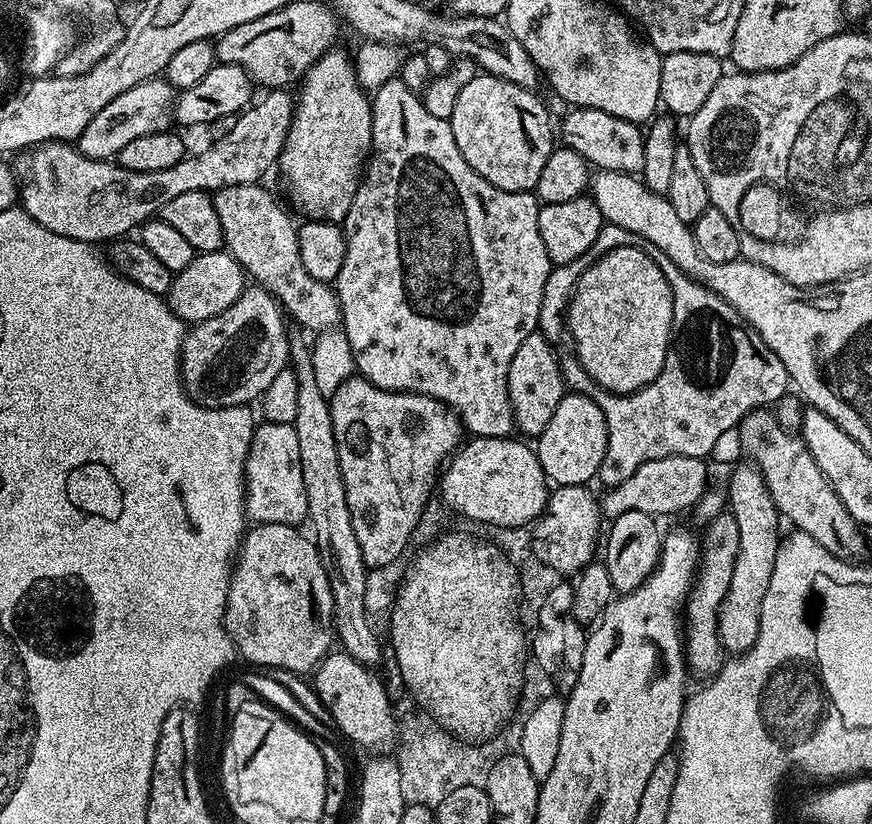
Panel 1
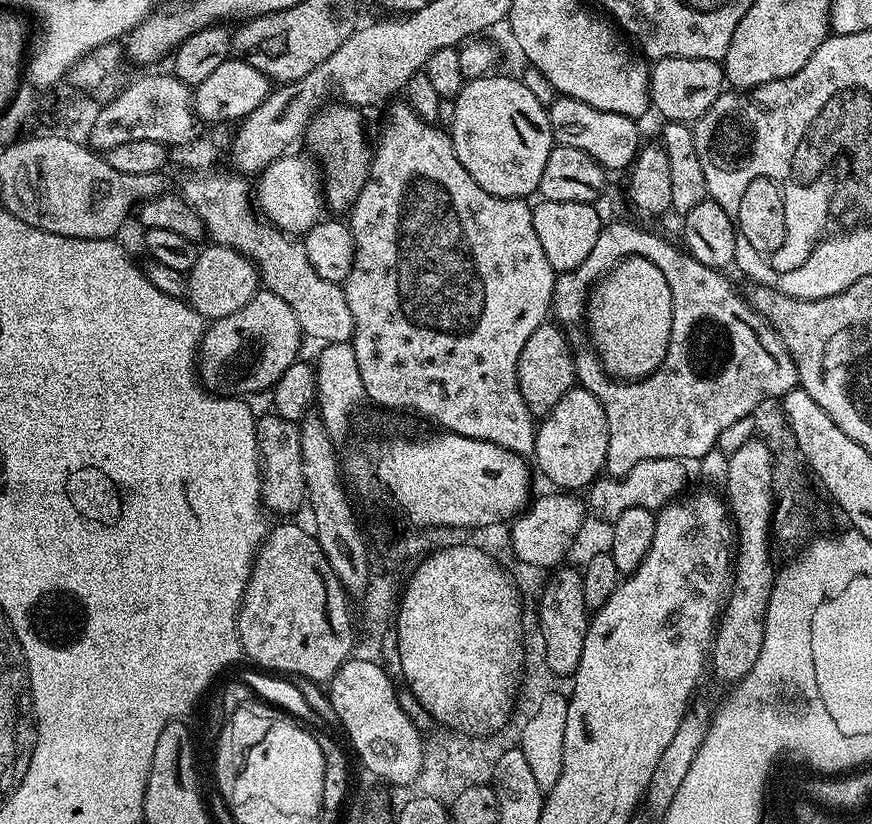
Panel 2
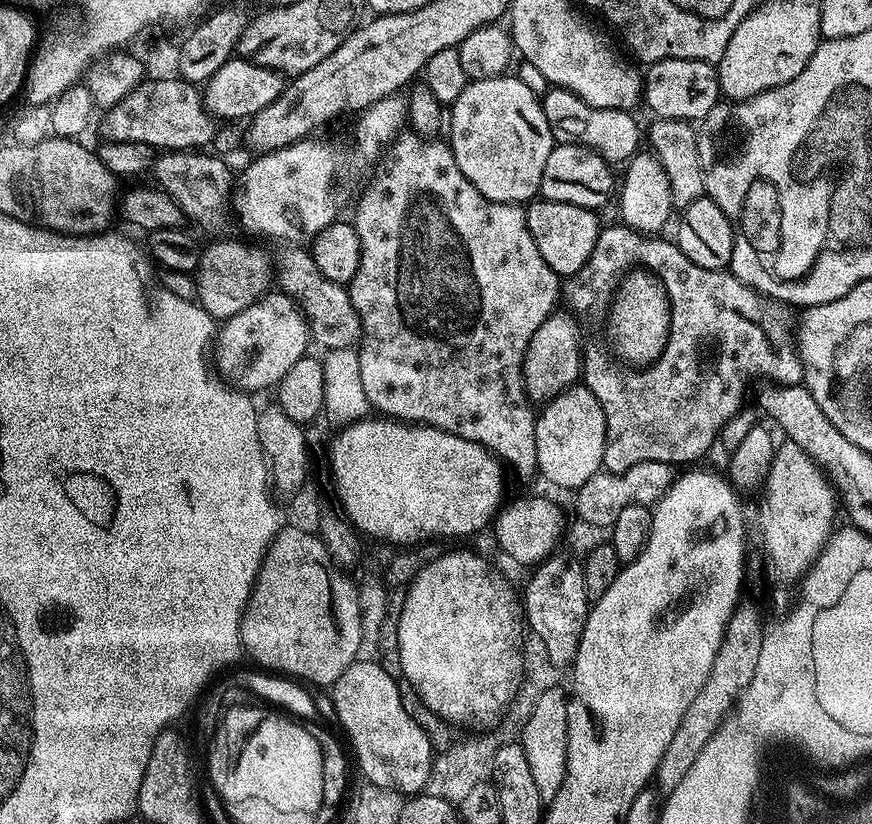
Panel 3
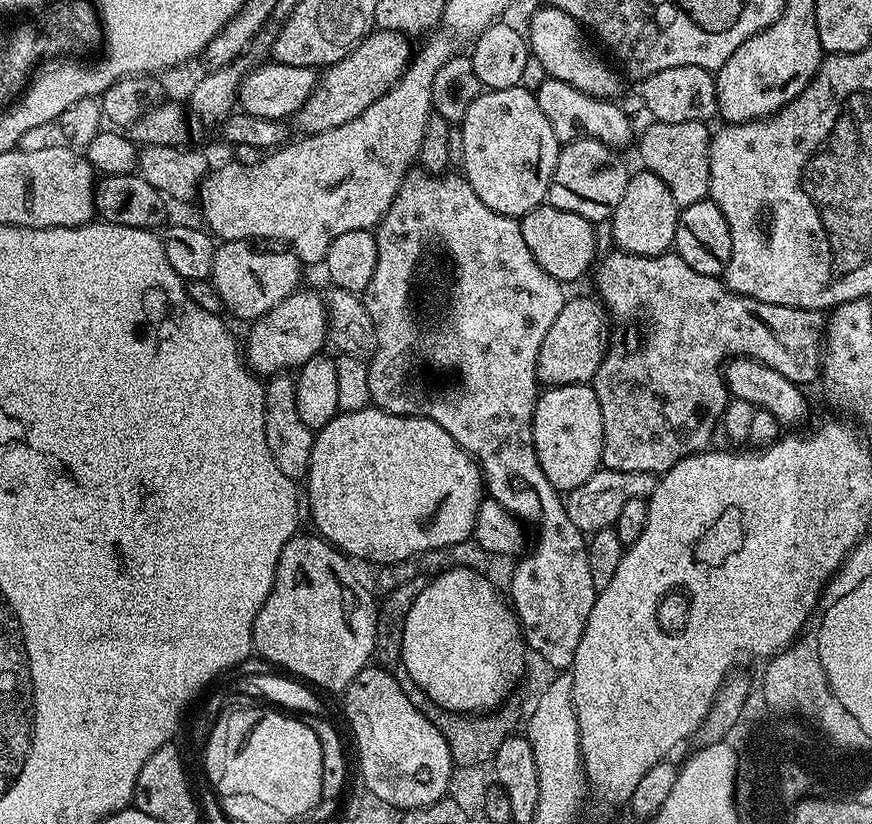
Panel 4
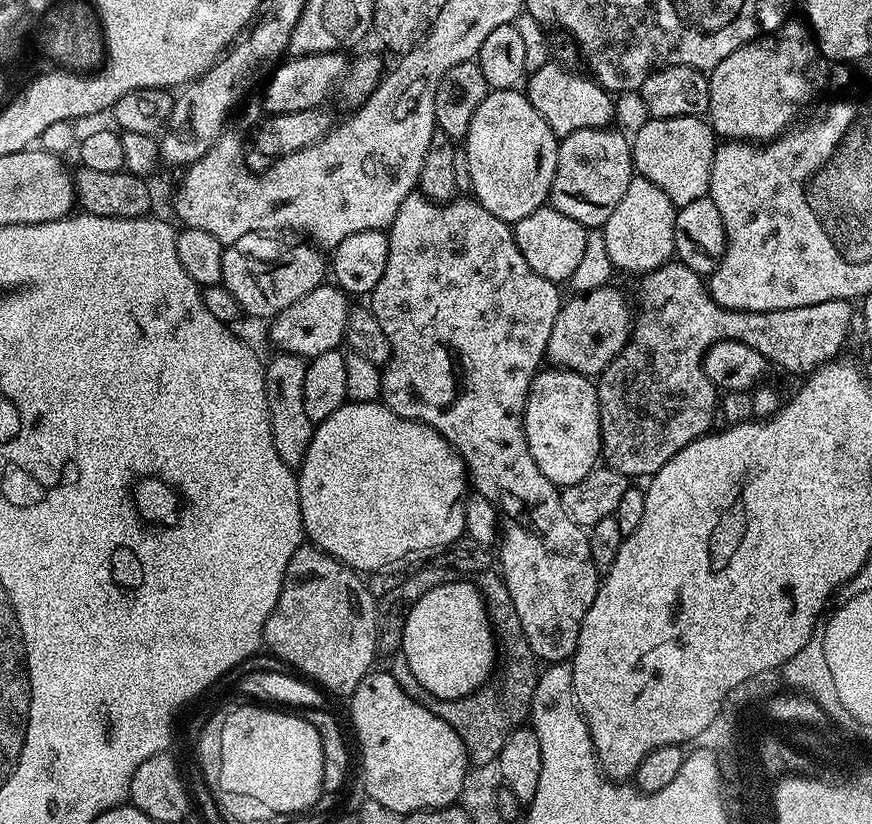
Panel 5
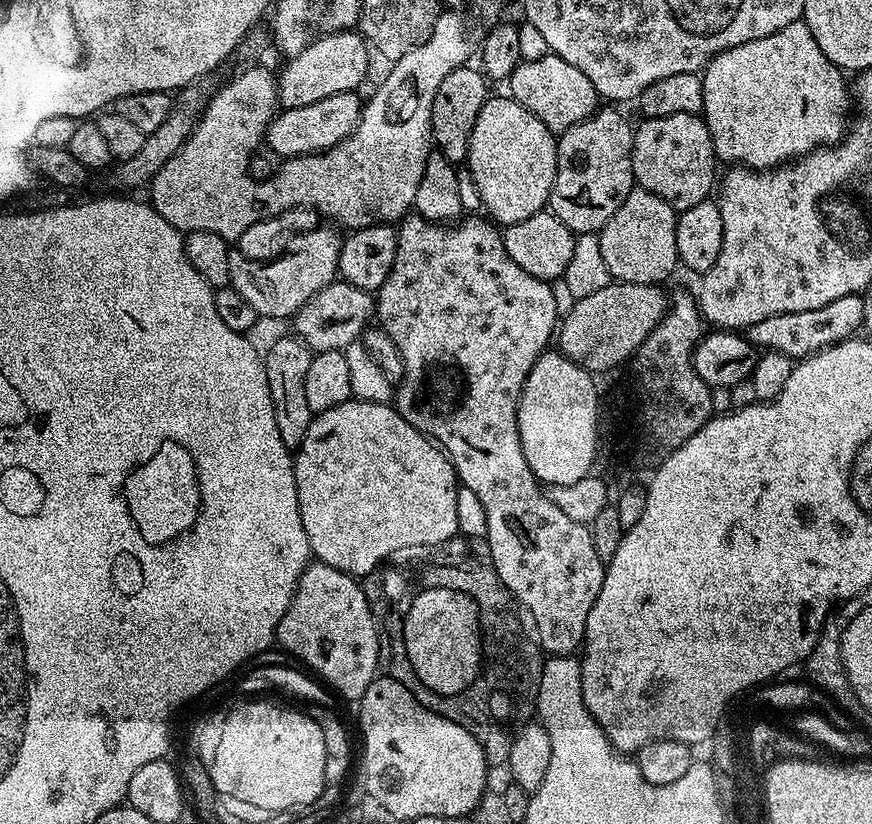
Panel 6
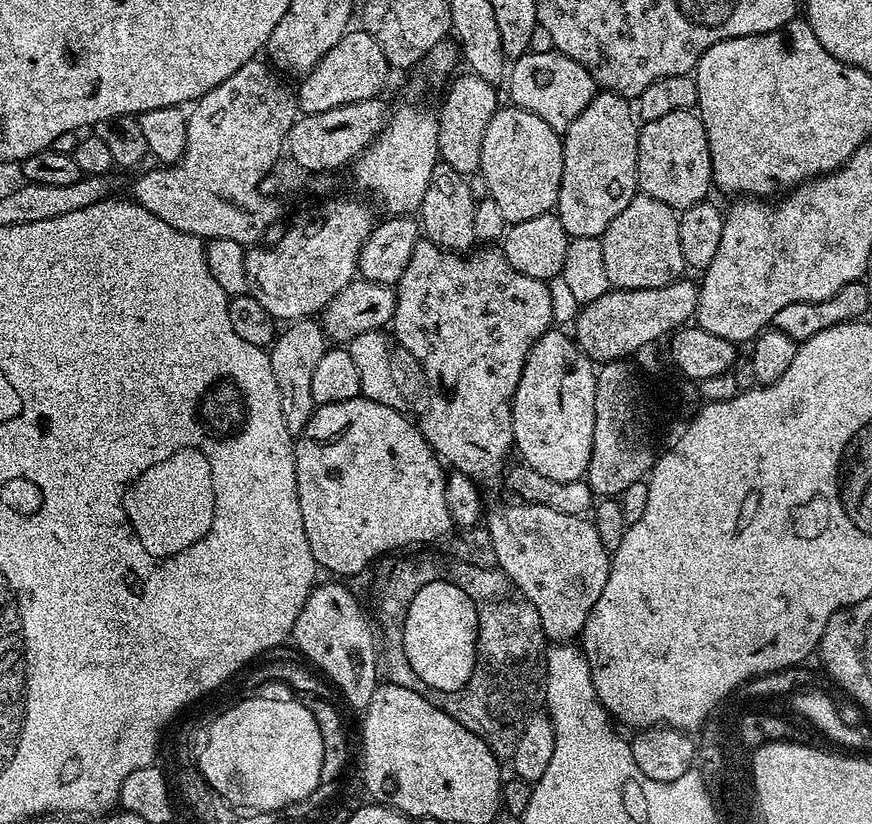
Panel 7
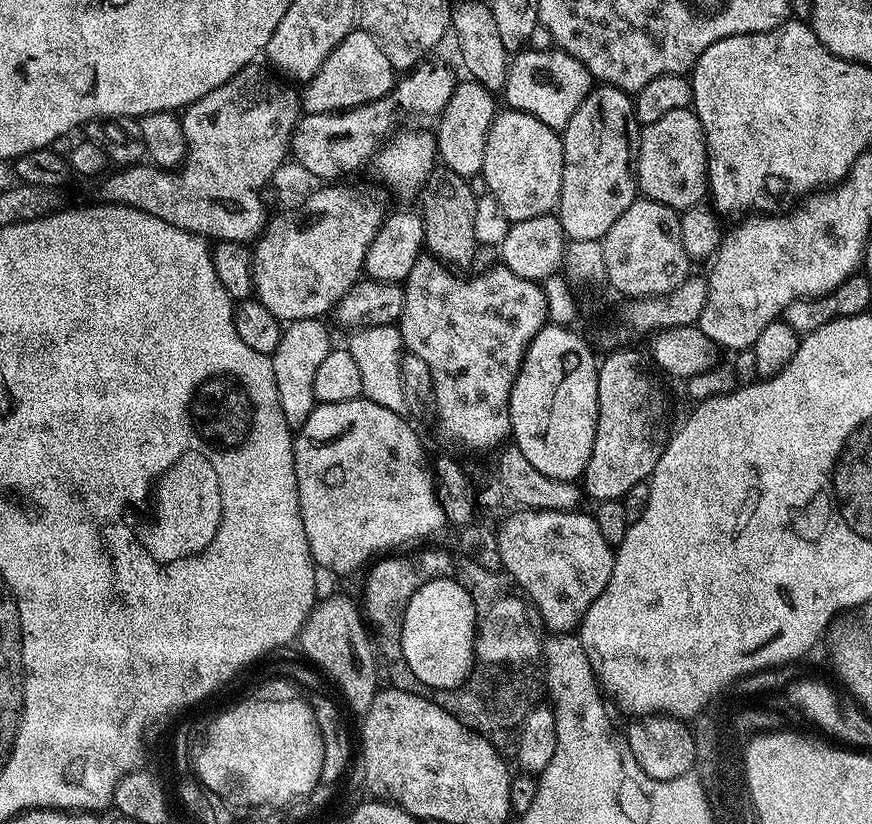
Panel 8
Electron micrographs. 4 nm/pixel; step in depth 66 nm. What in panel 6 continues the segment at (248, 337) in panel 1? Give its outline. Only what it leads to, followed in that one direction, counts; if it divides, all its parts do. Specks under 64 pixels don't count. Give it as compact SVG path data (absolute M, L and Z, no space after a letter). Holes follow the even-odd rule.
M337 279L306 304L298 309L294 317L295 335L303 340L313 353L326 350L343 350L357 343L363 337L364 329L374 320L373 293L358 286L348 284L344 279Z

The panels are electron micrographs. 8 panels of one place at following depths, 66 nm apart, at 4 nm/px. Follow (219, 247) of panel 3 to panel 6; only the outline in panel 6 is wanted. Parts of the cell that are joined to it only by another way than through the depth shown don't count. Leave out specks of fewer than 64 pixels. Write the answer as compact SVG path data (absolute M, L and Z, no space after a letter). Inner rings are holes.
M321 226L307 233L299 241L301 244L297 246L296 252L288 250L268 263L248 261L242 255L233 255L230 264L231 287L242 294L250 306L254 306L257 317L273 316L276 320L283 316L295 317L298 309L306 306L322 289L334 283L340 270L342 236L335 232L335 227L329 227Z

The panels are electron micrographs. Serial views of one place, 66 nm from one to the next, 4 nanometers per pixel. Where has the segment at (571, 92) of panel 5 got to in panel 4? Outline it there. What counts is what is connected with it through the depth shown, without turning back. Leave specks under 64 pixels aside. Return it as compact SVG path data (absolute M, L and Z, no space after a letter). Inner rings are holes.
M551 78L535 88L534 95L542 114L546 114L546 122L550 122L550 130L554 130L554 138L562 142L573 139L574 134L583 134L587 139L619 149L620 144L626 143L632 136L632 124L627 114L611 99L591 96L566 82Z

